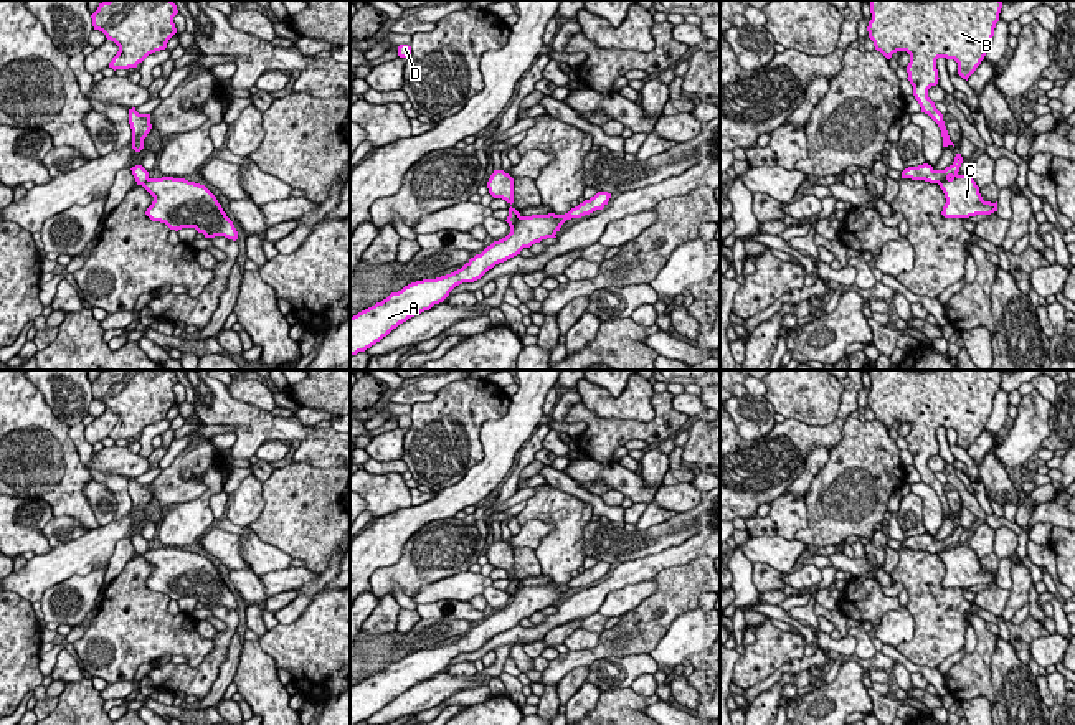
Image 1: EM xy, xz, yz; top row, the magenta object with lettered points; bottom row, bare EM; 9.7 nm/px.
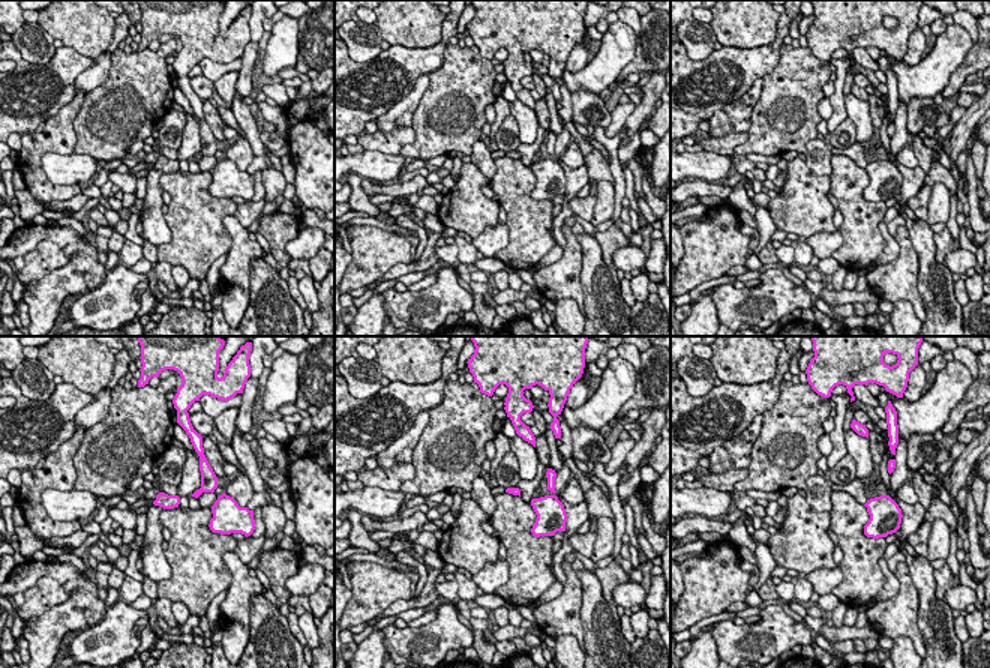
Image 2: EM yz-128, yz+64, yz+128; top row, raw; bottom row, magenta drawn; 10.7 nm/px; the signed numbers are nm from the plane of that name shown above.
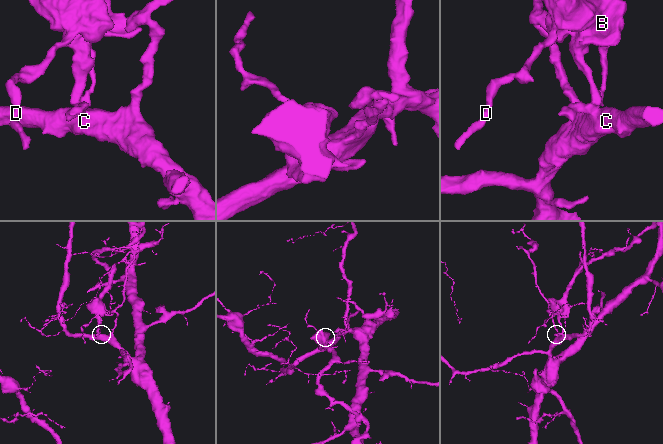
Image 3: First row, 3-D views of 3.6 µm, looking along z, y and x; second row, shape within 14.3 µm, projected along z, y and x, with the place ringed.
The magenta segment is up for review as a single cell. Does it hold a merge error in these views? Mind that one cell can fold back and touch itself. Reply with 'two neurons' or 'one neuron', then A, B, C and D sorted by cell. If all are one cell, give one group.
two neurons; A C / B D

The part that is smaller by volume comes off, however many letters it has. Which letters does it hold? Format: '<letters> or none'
B, D

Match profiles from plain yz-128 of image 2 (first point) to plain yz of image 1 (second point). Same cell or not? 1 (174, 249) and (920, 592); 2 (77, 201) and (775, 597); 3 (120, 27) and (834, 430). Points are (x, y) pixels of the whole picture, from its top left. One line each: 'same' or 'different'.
1: same
2: same
3: same

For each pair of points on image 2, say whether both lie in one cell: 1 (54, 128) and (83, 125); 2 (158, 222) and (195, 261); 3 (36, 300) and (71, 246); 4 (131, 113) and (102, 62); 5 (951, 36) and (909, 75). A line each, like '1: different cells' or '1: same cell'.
1: different cells
2: same cell
3: same cell
4: different cells
5: same cell

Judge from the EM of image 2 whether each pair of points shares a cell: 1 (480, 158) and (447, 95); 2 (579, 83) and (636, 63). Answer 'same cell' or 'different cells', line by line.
1: different cells
2: different cells

